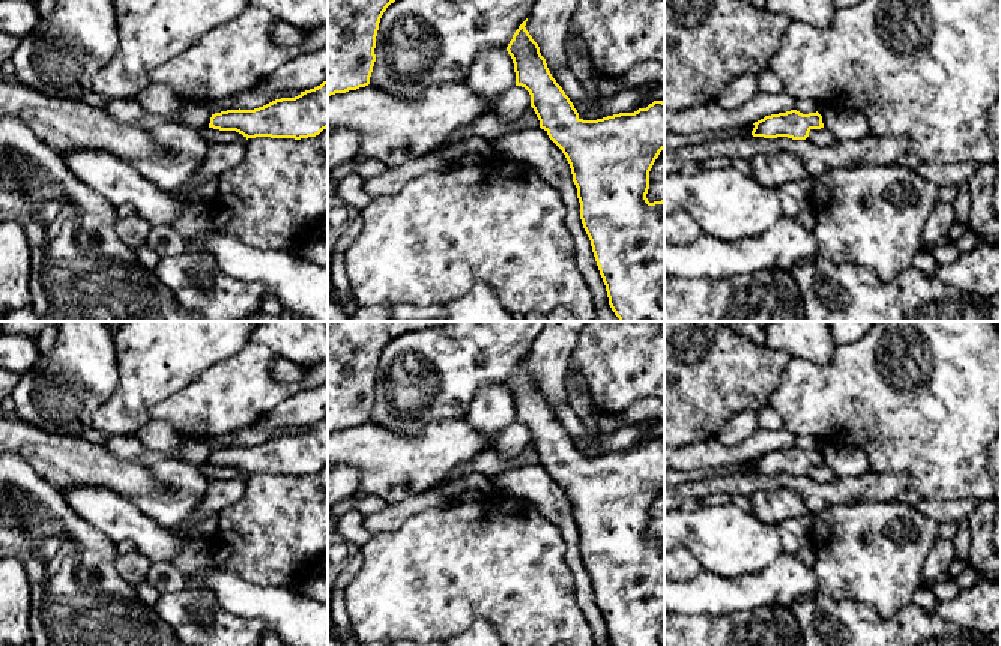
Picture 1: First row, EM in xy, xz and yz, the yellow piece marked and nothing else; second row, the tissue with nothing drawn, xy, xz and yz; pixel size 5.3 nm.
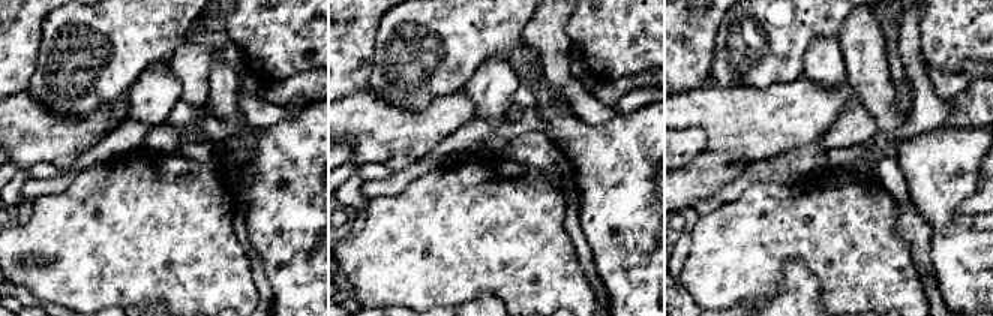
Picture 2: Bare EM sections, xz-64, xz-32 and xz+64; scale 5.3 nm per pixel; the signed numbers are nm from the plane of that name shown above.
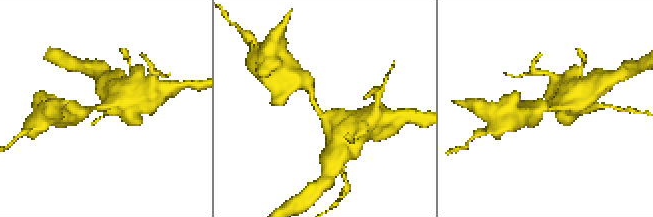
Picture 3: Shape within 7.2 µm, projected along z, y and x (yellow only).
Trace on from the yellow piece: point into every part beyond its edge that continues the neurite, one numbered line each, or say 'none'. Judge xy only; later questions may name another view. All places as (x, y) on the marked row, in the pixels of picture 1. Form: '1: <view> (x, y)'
none

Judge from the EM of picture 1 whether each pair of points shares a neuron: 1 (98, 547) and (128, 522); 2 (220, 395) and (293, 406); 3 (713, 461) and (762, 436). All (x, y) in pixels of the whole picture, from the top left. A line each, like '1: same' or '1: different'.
1: different
2: different
3: same

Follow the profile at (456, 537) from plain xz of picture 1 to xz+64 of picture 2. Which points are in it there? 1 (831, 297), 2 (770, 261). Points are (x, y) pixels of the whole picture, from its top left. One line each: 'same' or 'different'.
1: same
2: same

